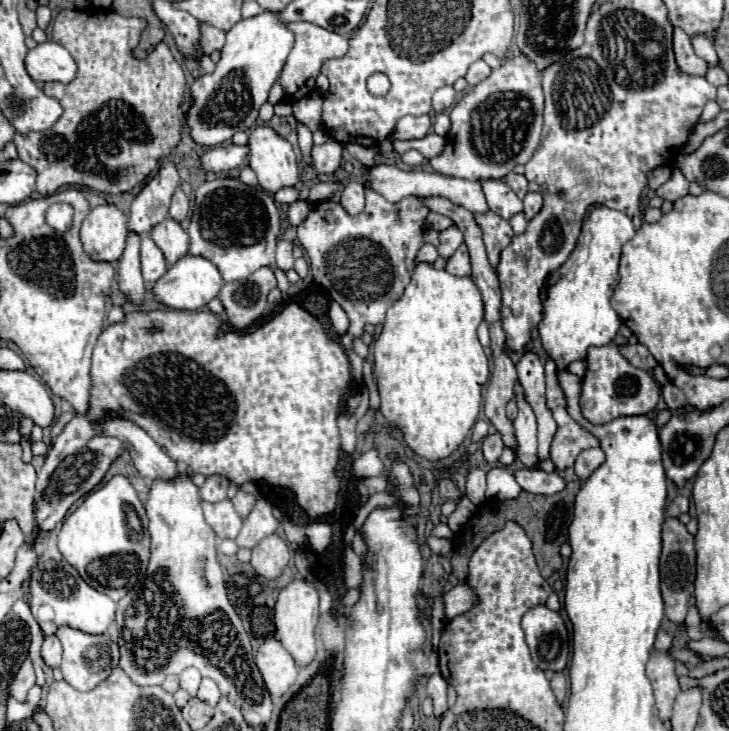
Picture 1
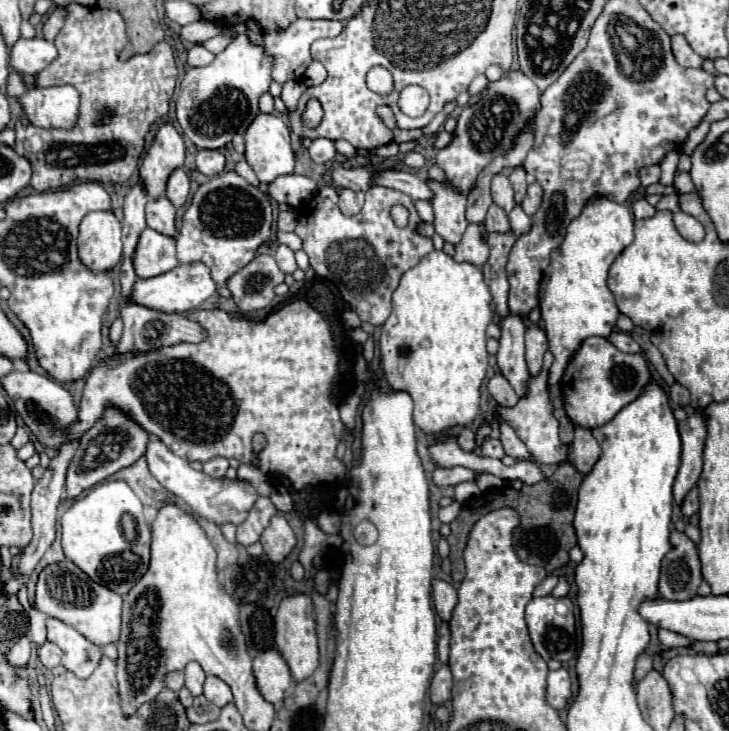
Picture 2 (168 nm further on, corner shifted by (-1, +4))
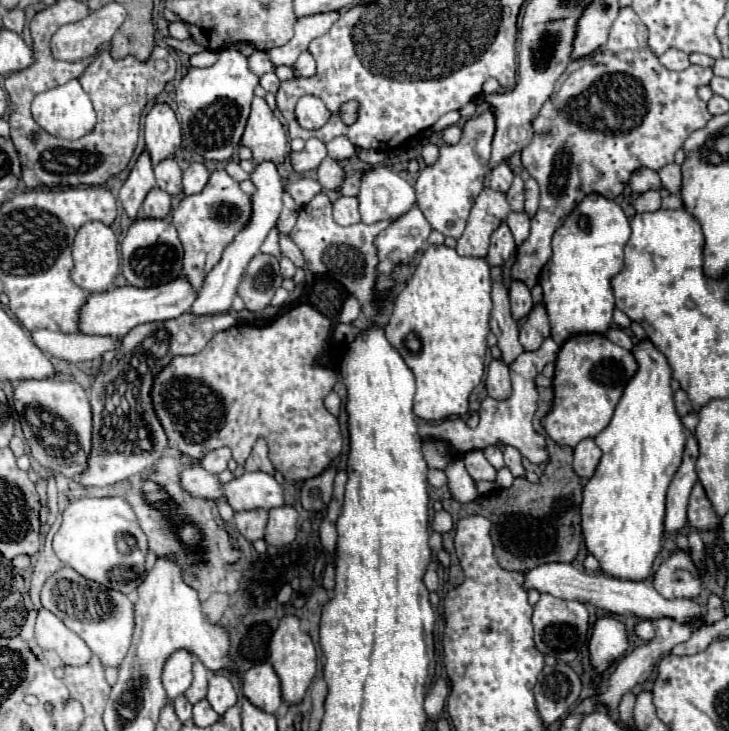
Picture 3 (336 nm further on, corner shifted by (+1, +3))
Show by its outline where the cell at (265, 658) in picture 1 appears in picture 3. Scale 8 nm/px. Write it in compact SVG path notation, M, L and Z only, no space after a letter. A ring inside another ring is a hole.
M258 663L244 673L242 679L244 697L264 713L276 713L282 705L280 679L270 663Z

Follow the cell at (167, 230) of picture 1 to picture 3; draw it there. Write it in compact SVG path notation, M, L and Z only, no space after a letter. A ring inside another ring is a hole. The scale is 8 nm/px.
M158 187L150 189L146 199L144 199L144 215L146 217L158 217L158 219L164 219L170 211L170 195Z

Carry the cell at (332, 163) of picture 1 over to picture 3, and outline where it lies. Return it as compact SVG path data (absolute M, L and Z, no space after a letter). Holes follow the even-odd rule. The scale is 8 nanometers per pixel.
M308 139L304 149L302 151L290 151L288 155L288 161L292 165L292 171L294 173L306 173L306 171L312 171L316 169L326 157L326 145L320 141L320 139Z

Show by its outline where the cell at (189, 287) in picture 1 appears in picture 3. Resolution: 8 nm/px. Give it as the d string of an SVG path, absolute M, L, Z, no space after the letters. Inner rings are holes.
M178 277L178 281L170 281L154 289L138 289L138 287L126 285L126 287L116 287L112 291L106 291L106 293L92 293L80 307L78 331L84 335L124 337L136 325L176 319L188 313L190 305L194 303L194 297L196 297L196 291L190 289L190 283L184 277Z

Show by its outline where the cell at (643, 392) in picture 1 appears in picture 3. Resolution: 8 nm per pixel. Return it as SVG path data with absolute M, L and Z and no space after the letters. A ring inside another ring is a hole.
M578 333L566 339L556 357L552 411L542 419L542 427L550 439L556 445L572 449L582 439L594 439L610 423L614 407L636 369L634 355L600 333Z

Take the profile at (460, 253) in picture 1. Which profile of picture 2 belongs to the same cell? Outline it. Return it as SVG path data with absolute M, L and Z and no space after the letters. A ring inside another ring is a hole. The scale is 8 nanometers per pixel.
M470 224L468 230L464 232L462 242L456 246L454 260L482 266L488 260L488 246L486 246L486 240L482 234L484 234L484 226Z

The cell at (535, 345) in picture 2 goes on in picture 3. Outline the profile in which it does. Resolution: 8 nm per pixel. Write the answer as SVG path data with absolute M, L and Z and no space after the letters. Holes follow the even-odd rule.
M542 303L534 305L528 317L524 319L520 327L520 343L524 349L538 349L538 345L550 337L550 325L548 325L548 315Z

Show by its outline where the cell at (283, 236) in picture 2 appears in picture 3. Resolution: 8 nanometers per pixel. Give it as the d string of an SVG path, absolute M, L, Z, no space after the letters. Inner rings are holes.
M274 229L270 233L270 237L262 243L262 253L270 253L270 255L280 255L280 249L278 249L278 229Z

